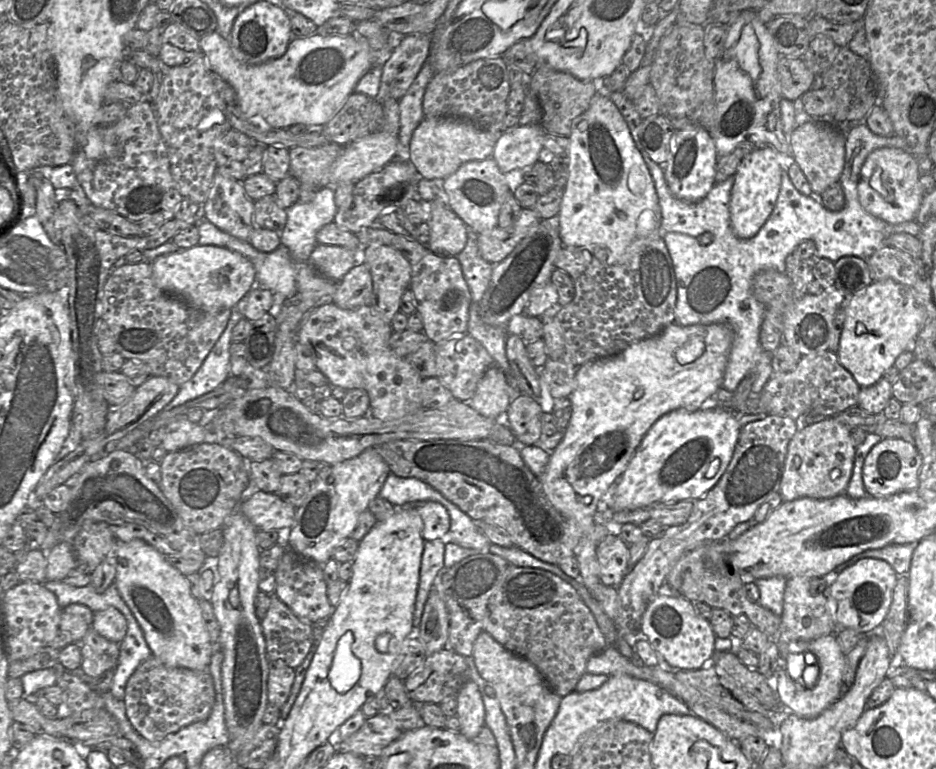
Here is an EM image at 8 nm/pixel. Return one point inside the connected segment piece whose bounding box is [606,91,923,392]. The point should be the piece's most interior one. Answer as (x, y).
(714, 282)

